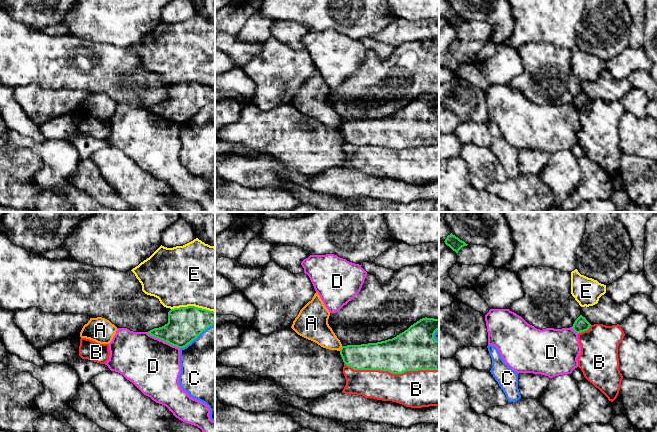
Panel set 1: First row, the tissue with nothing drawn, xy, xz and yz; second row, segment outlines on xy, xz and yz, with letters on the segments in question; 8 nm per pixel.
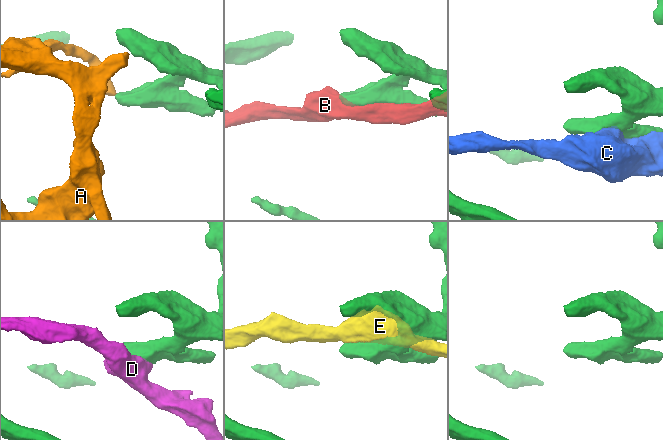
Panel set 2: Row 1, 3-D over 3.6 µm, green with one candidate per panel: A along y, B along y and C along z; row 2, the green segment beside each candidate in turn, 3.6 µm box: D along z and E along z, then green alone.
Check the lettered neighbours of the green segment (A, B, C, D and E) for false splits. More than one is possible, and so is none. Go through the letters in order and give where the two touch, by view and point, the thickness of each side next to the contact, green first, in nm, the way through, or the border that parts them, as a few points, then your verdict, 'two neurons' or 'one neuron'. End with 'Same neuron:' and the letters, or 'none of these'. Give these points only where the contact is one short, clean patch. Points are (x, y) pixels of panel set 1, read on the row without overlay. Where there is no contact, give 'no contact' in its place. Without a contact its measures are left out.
A: contact xz (341, 124); calibres 220 and 200 nm; two neurons
B: contact xz (391, 148); calibres 340 and 300 nm; two neurons
C: contact xy (197, 112); calibres 280 and 480 nm; two neurons
D: contact xy (163, 116); calibres 280 and 420 nm; two neurons
E: contact xy (193, 82); calibres 280 and 500 nm; two neurons
Same neuron: none of these

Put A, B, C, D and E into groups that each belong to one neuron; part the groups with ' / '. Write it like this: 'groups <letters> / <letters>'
groups A / B / C / D / E

